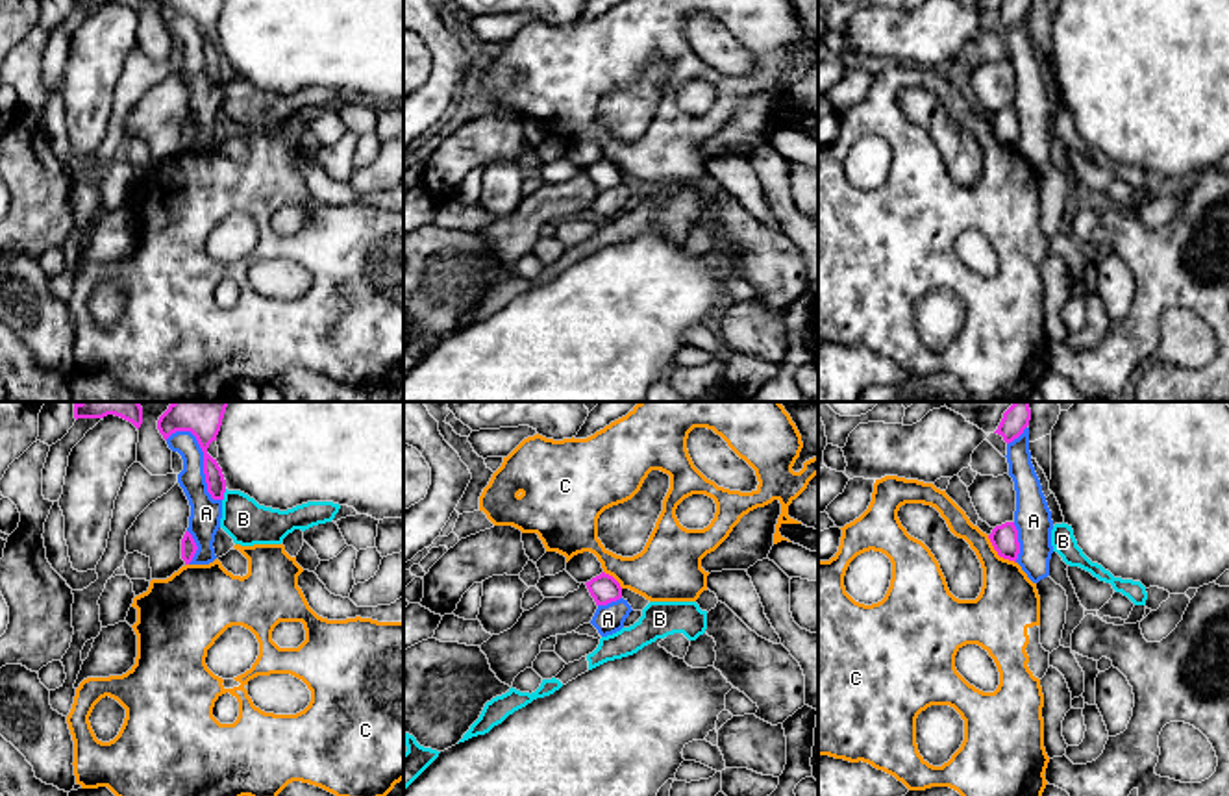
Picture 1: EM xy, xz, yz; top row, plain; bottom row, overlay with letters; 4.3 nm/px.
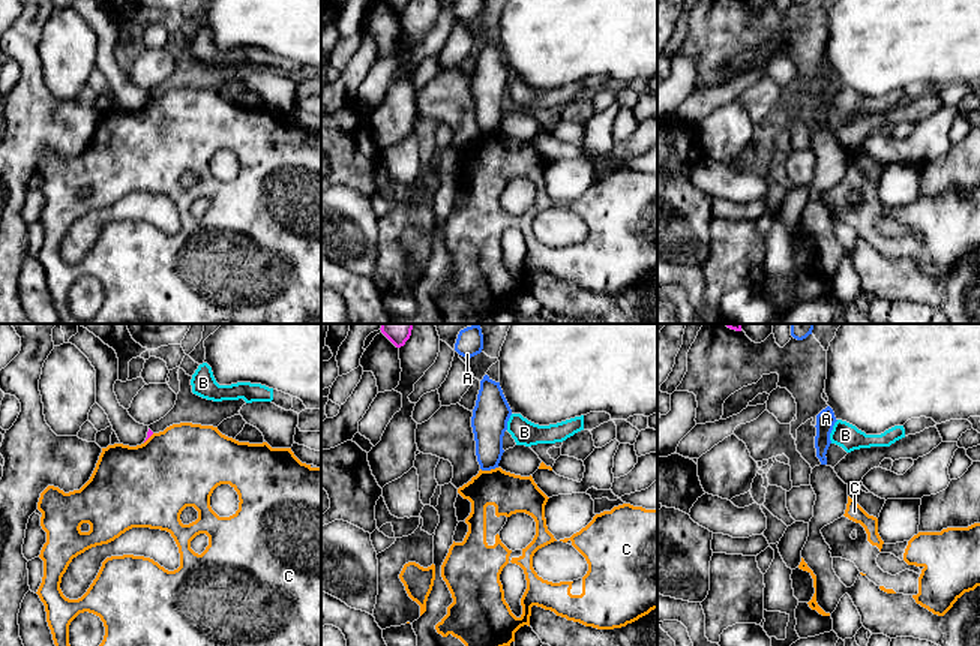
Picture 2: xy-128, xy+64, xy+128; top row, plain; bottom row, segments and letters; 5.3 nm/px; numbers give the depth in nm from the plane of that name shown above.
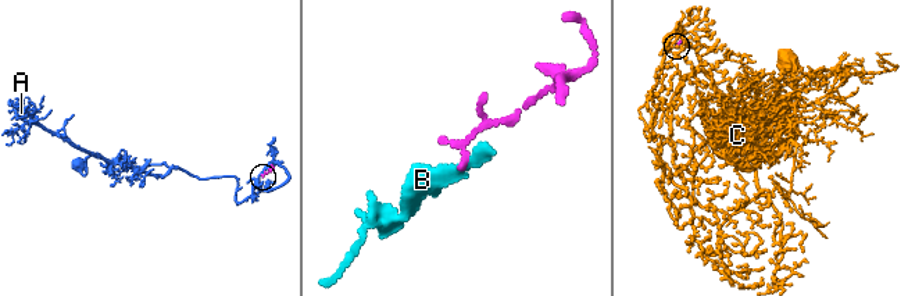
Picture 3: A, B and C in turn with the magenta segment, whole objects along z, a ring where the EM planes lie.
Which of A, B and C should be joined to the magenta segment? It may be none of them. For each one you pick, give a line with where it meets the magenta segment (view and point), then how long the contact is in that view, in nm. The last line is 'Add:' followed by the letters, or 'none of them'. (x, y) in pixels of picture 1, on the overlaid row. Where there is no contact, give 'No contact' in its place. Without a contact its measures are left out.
Add: none of them

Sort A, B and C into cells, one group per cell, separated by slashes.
A / B / C

